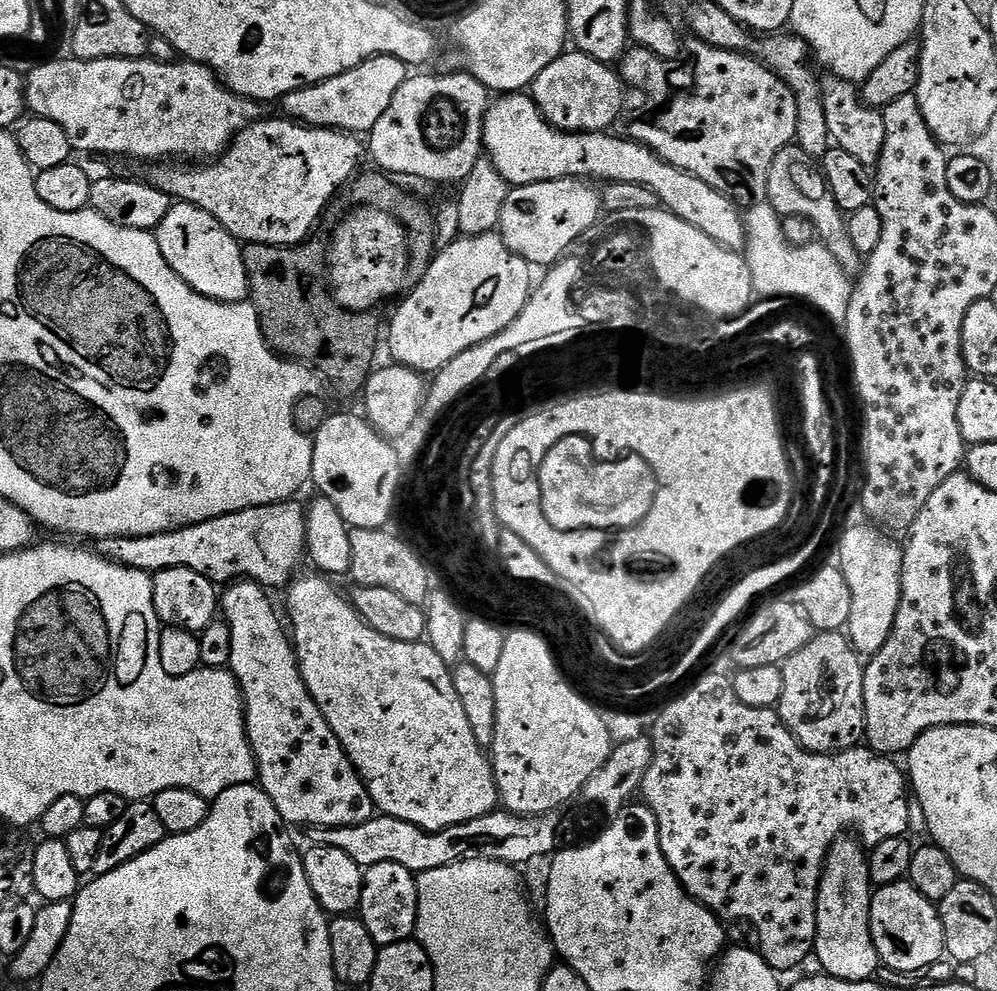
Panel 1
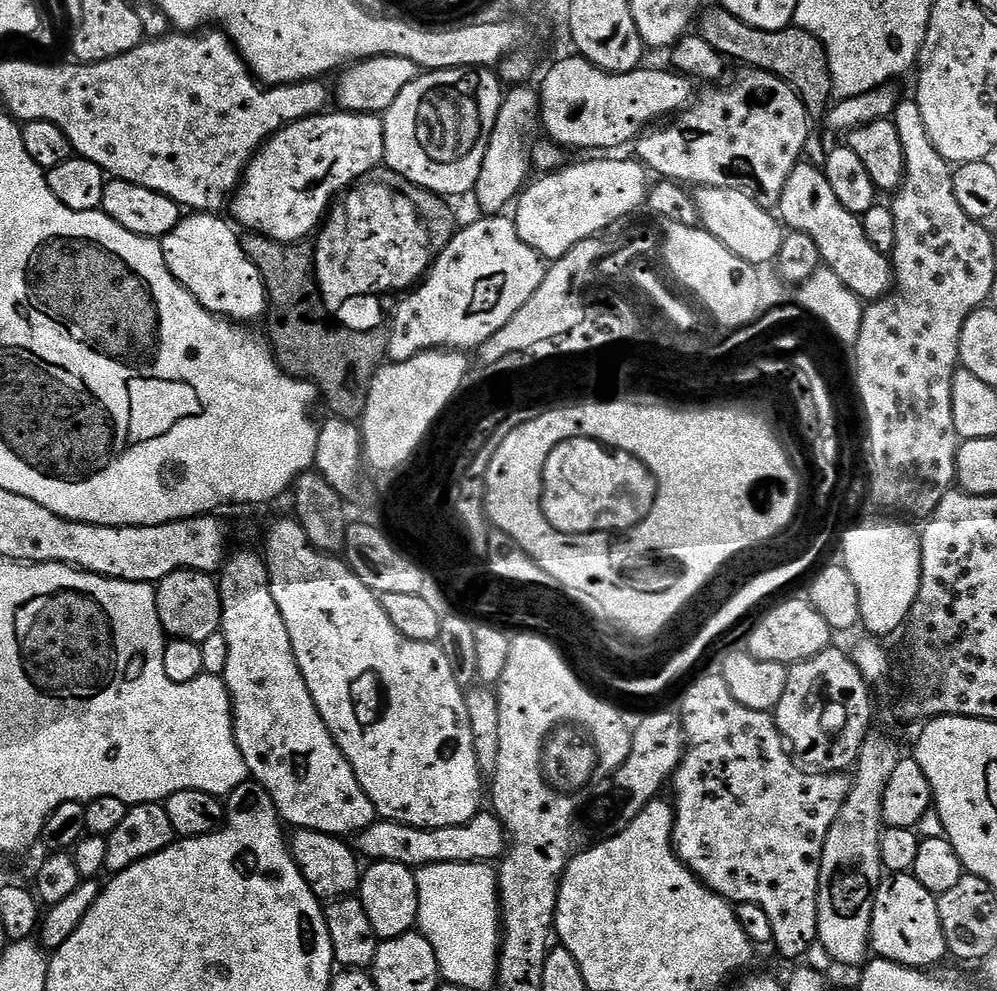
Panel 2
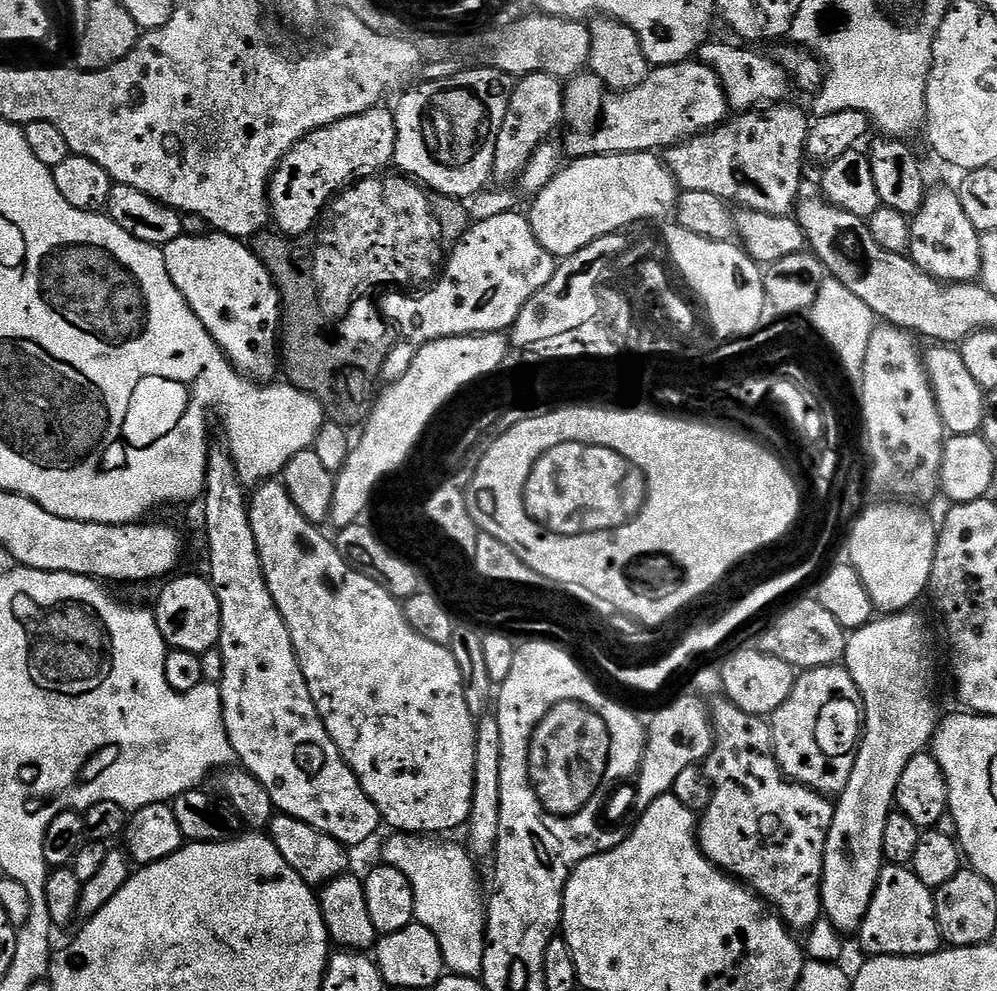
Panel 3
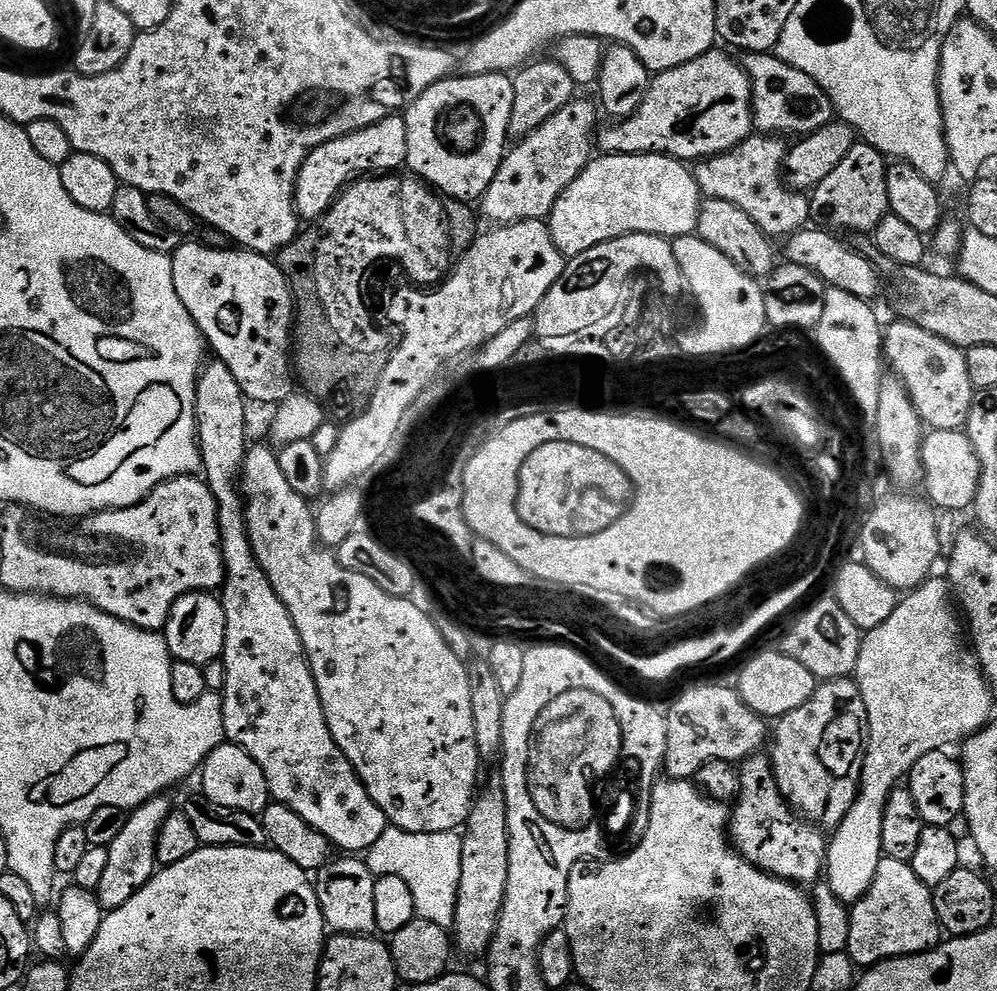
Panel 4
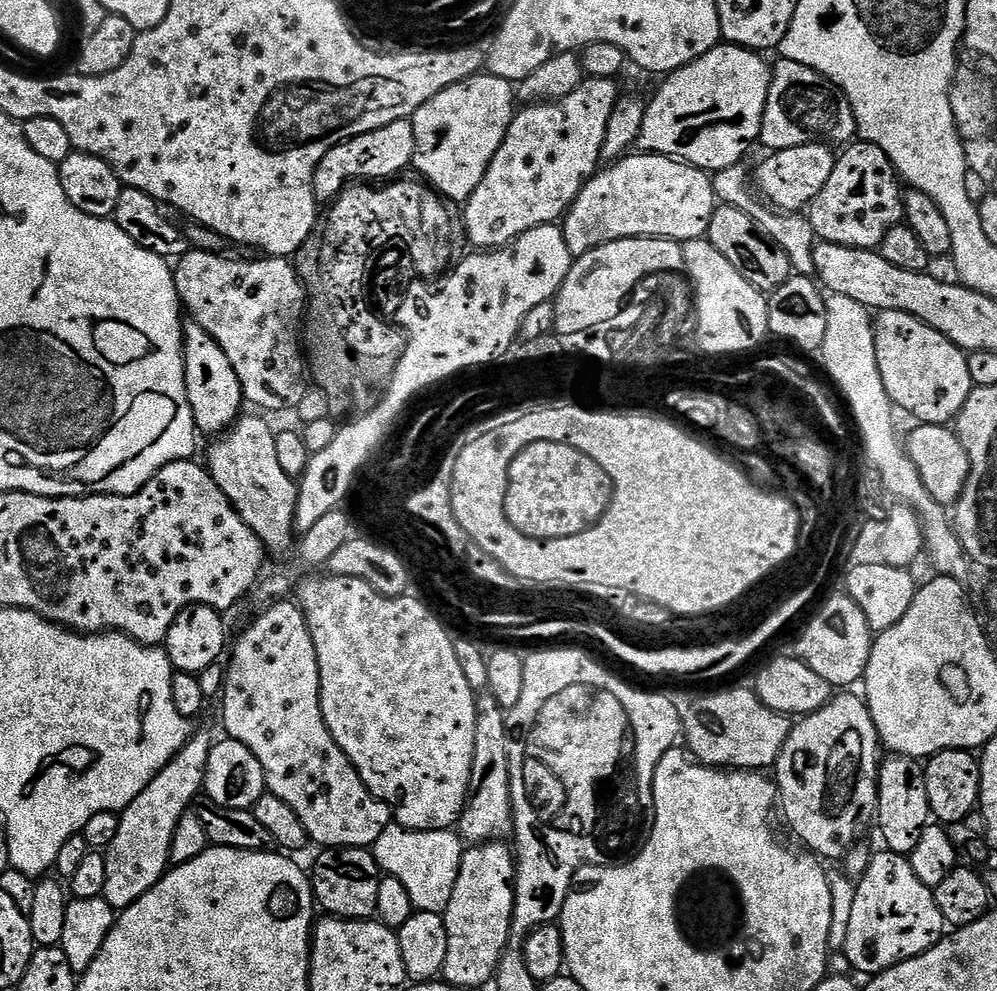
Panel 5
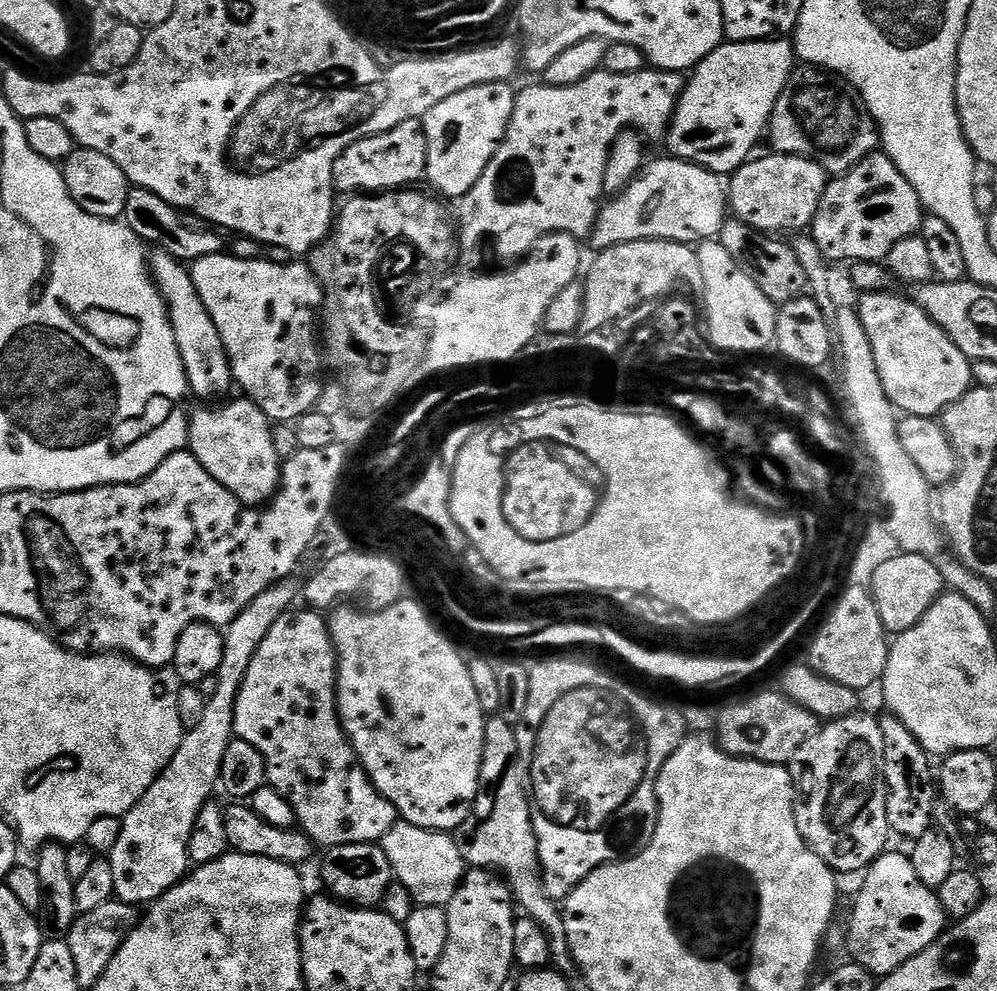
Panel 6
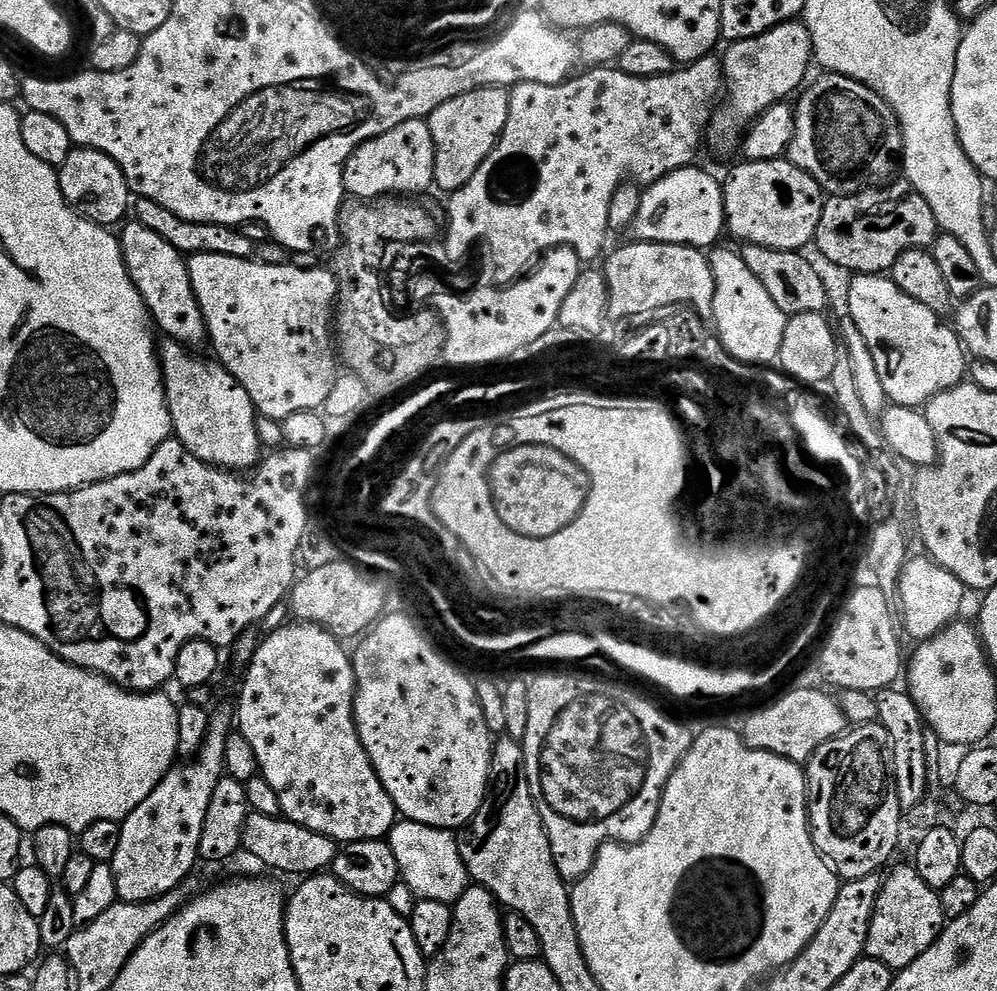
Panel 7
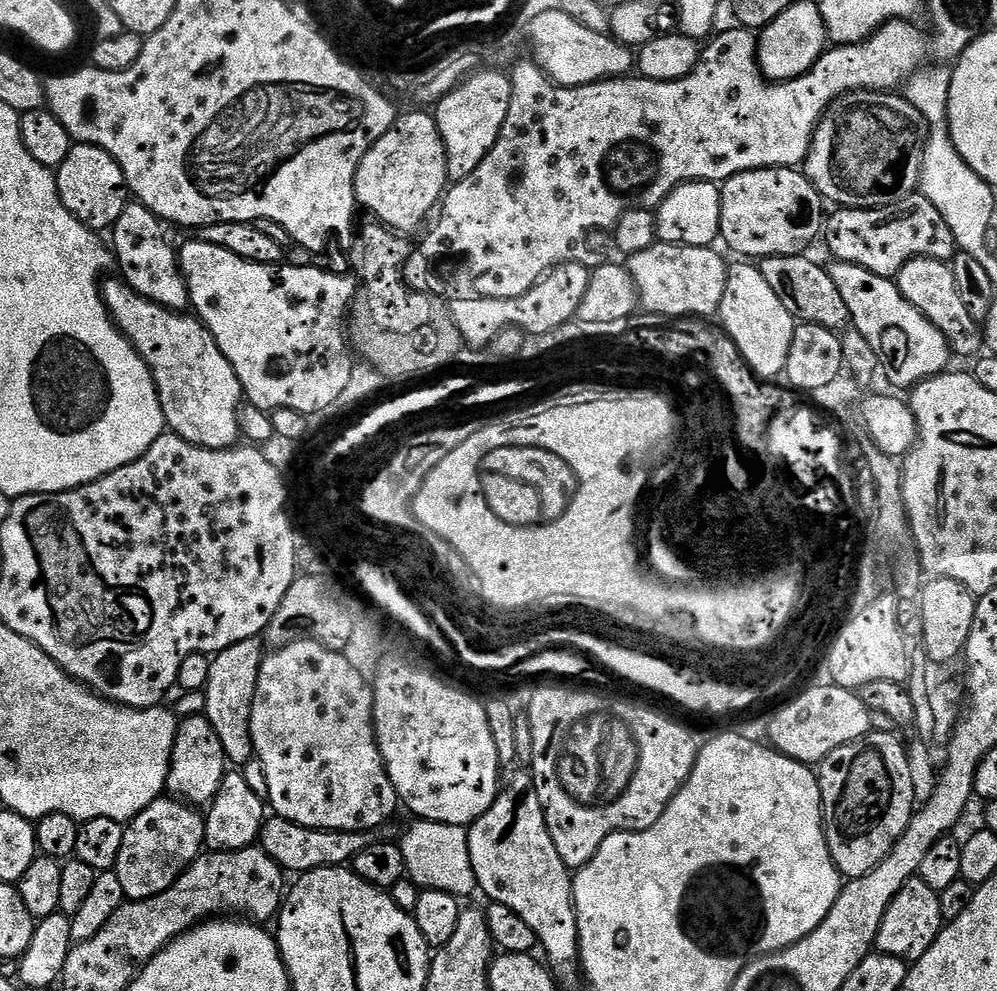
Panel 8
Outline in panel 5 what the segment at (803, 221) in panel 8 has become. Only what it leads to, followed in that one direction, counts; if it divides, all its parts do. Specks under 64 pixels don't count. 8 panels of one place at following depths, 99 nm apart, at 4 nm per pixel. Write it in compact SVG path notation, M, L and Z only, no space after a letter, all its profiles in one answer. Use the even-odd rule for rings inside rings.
M809 142L802 146L787 148L781 152L772 152L761 162L760 169L755 169L754 180L758 185L759 191L762 193L763 199L767 201L769 205L786 212L804 210L811 204L812 199L816 197L818 190L822 190L822 186L826 186L830 174L834 174L836 157L837 153L823 142Z

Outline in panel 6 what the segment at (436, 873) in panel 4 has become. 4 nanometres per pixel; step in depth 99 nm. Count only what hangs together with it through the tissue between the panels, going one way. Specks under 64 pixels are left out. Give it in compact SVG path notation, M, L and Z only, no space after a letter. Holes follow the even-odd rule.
M398 822L384 835L382 847L386 858L390 858L393 877L410 890L417 905L444 908L450 898L454 898L454 890L458 890L462 882L466 865L449 833L431 832L429 828Z

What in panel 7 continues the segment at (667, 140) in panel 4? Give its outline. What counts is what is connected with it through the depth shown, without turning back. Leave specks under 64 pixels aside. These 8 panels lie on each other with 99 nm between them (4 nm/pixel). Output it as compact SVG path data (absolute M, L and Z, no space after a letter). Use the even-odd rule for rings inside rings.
M799 19L788 20L766 30L766 34L737 40L727 47L728 53L722 56L726 95L713 113L706 134L710 144L712 140L713 146L720 152L730 151L735 144L737 147L756 117L767 108L787 101L791 92L799 93L809 79L808 67L814 64L810 30Z

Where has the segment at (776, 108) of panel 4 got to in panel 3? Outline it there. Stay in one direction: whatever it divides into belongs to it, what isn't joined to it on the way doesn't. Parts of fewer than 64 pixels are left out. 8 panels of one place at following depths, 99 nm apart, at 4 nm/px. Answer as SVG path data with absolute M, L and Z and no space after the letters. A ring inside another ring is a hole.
M712 38L701 44L698 53L699 63L714 70L714 74L718 74L724 93L728 95L729 109L737 113L750 112L765 102L787 101L790 79L777 61L772 58L767 60L760 52L751 52L748 49L751 47L736 44L723 44L722 41ZM739 46L744 48L739 48Z

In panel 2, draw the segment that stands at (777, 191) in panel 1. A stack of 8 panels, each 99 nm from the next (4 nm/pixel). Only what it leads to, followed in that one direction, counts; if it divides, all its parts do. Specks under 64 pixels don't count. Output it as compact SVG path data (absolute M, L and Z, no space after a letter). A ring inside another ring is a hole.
M801 162L794 166L790 176L786 178L786 184L782 186L778 216L785 229L807 234L812 239L814 246L818 246L818 254L823 267L829 268L834 274L838 274L840 281L855 296L859 296L861 301L871 302L889 295L890 289L894 284L891 259L885 253L874 250L874 246L870 243L870 238L866 238L863 219L854 215L850 210L846 210L846 206L842 206L842 202L838 202L838 198L834 194L834 189L830 187L830 182L826 178L823 167L816 167L807 162Z

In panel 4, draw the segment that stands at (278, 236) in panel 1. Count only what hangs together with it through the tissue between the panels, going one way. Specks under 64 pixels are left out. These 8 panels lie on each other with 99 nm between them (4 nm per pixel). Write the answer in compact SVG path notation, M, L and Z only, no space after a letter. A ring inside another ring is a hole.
M393 114L368 128L346 134L318 146L304 159L296 175L296 214L301 221L319 221L333 205L342 189L357 174L388 174L405 167L408 158L406 122L403 115Z

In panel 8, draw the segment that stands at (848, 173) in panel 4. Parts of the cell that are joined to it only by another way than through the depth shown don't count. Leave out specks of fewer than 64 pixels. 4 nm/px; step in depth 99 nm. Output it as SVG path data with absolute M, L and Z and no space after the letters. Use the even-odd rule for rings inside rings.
M922 194L907 196L902 202L891 204L885 208L840 208L827 217L822 229L822 239L828 244L831 255L836 260L850 262L854 266L862 266L879 276L895 278L914 258L934 258L950 262L958 251L956 239L946 226L946 218L938 214L934 202L930 202Z

